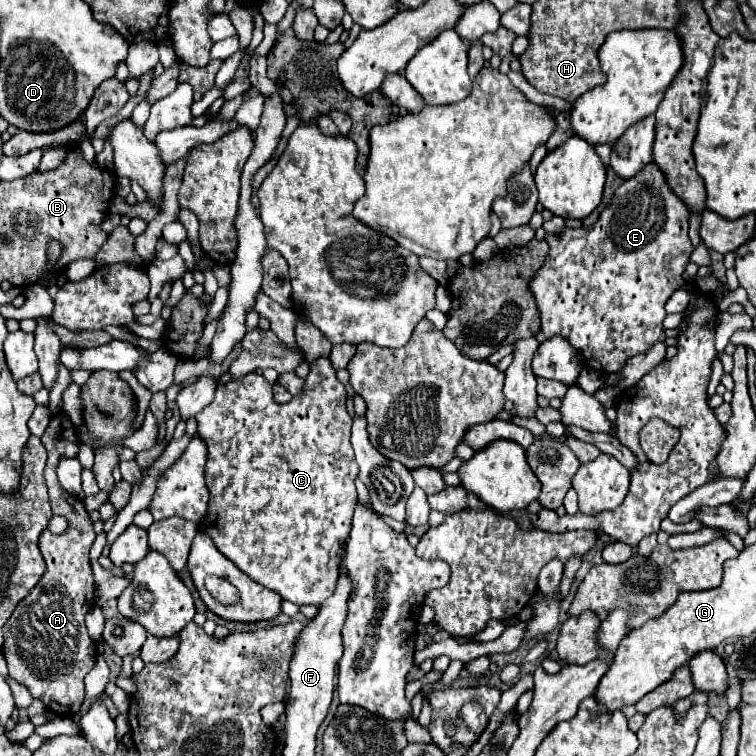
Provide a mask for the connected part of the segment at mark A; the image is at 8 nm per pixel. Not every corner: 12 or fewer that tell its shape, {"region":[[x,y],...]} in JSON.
{"region":[[70,418],[42,444],[54,515],[40,584],[4,626],[10,676],[58,716],[80,710],[96,648],[92,520],[56,478]]}

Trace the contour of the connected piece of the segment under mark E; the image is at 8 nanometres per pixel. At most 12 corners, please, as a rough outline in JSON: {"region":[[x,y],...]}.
{"region":[[650,162],[590,230],[546,234],[540,332],[620,372],[694,250]]}

